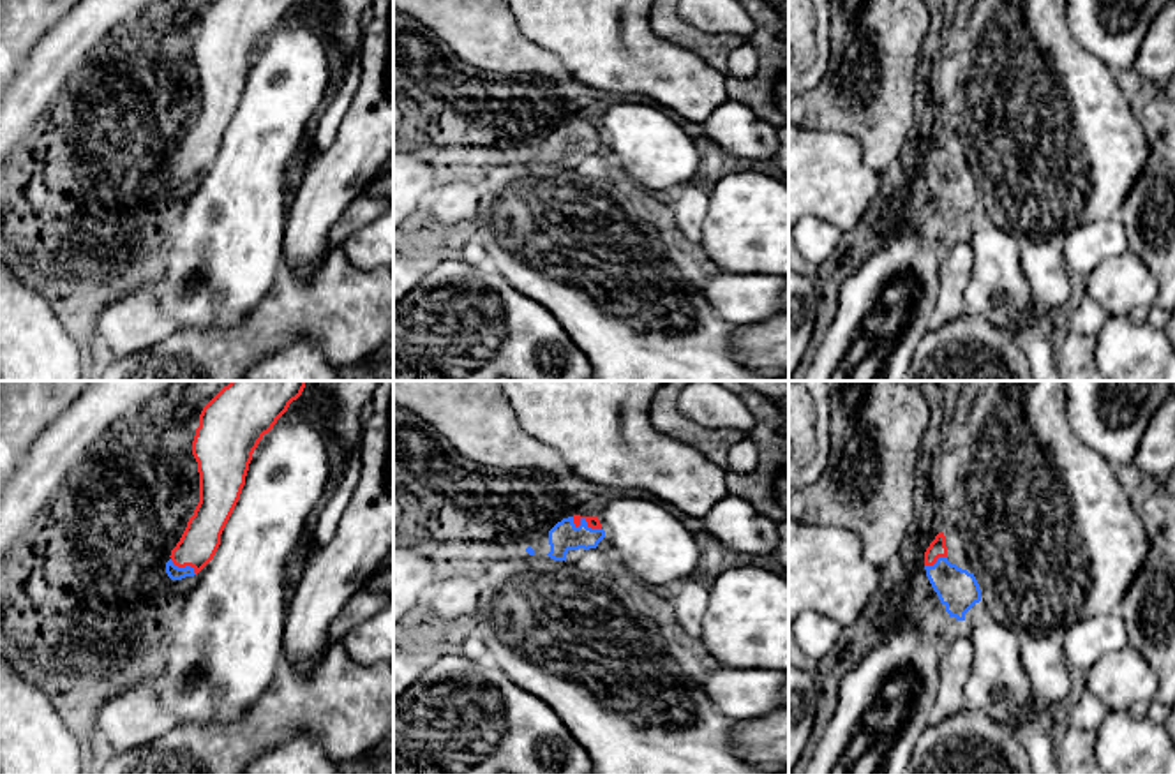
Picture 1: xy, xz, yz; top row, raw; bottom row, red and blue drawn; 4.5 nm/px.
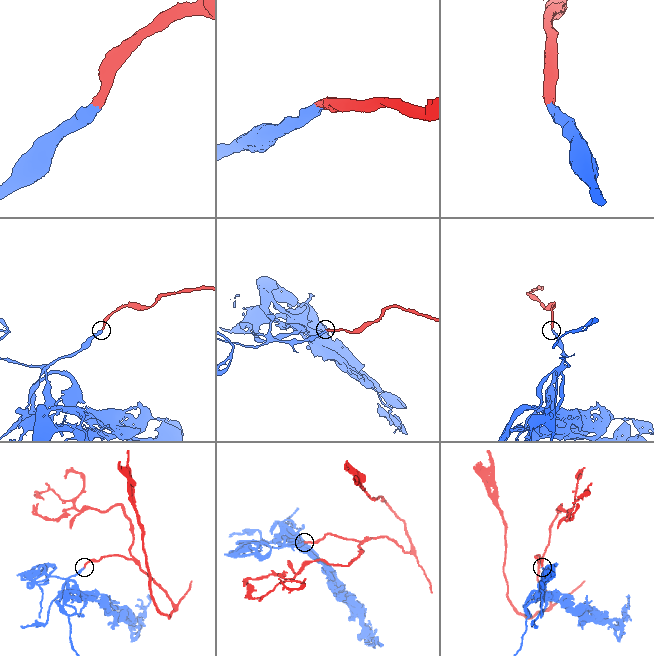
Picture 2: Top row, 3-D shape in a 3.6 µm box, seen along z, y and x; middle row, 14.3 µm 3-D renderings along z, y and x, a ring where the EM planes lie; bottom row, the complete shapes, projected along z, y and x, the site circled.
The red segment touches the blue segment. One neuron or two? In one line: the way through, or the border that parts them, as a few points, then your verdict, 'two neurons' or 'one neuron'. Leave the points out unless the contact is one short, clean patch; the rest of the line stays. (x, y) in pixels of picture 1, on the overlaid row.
across xz (593, 522), (586, 520), (574, 533), (563, 536) | one neuron

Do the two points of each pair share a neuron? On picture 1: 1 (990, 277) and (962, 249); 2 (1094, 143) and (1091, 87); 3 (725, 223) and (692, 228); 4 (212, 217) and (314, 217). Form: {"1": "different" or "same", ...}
{"1": "different", "2": "same", "3": "different", "4": "different"}

